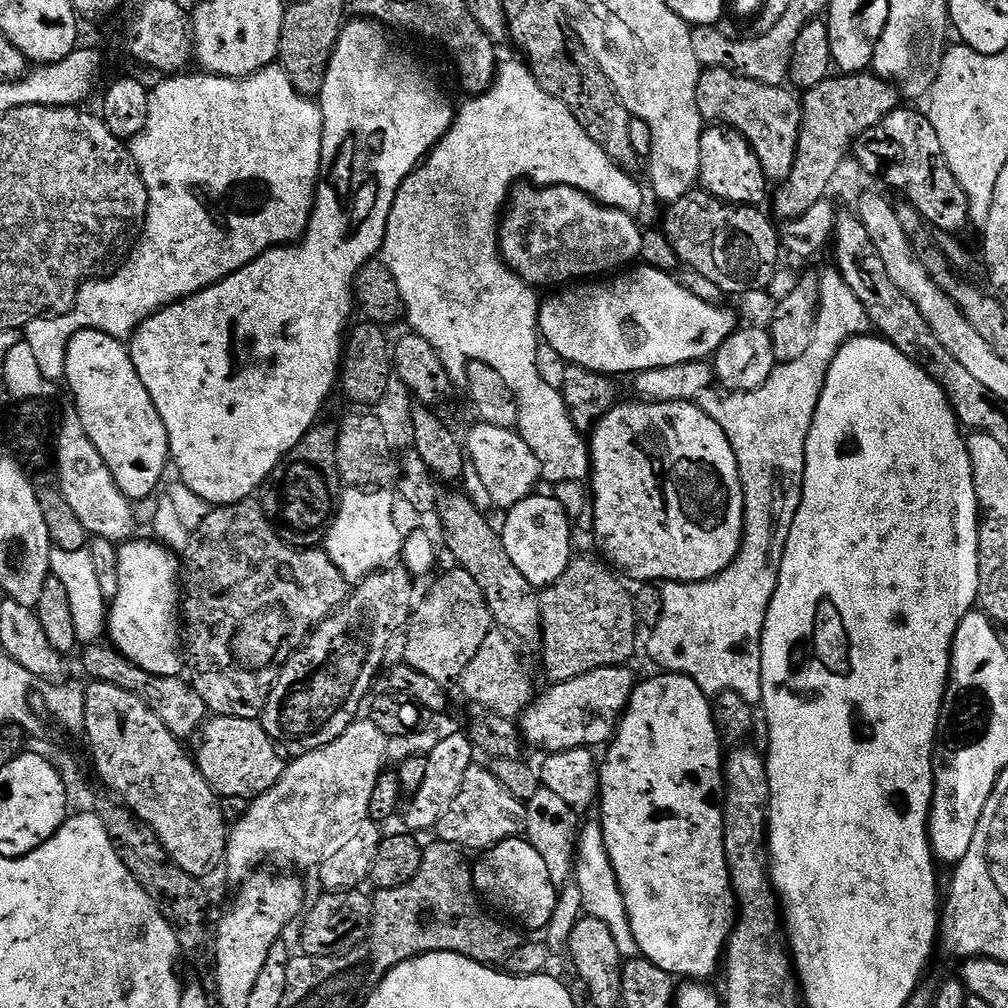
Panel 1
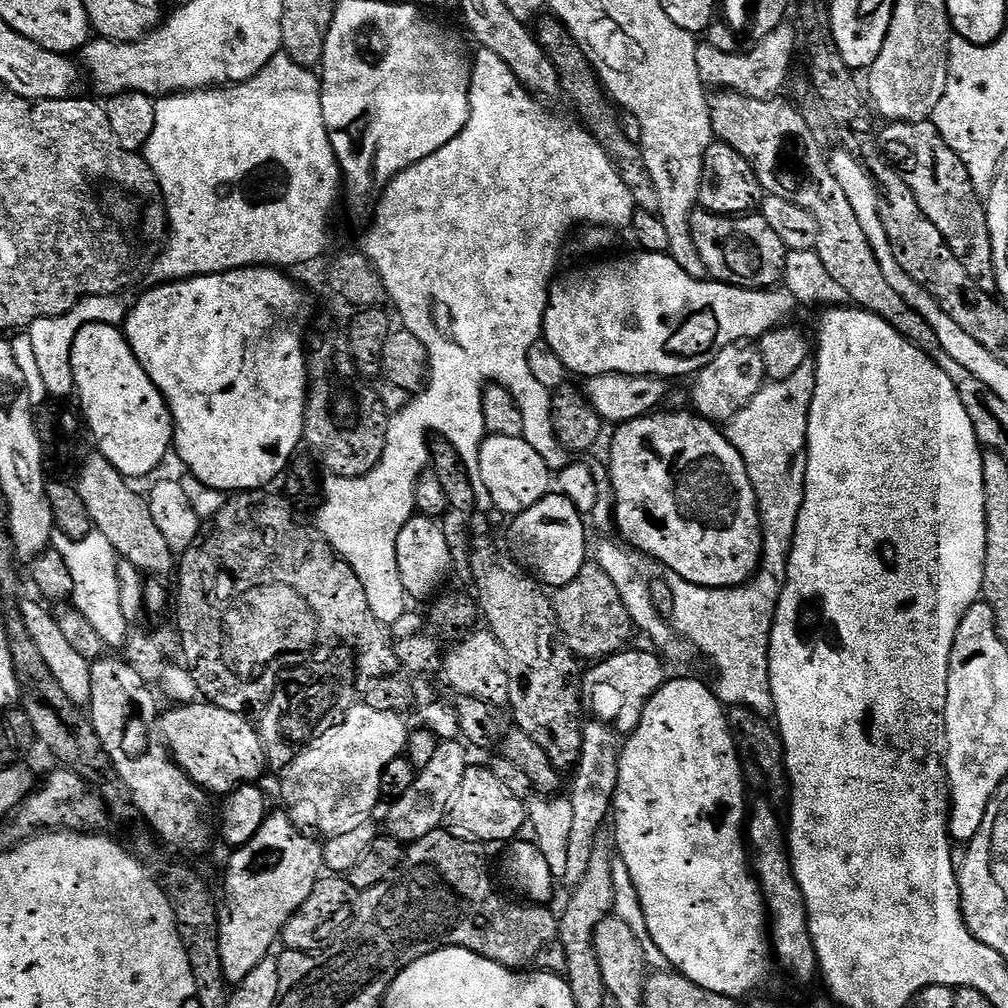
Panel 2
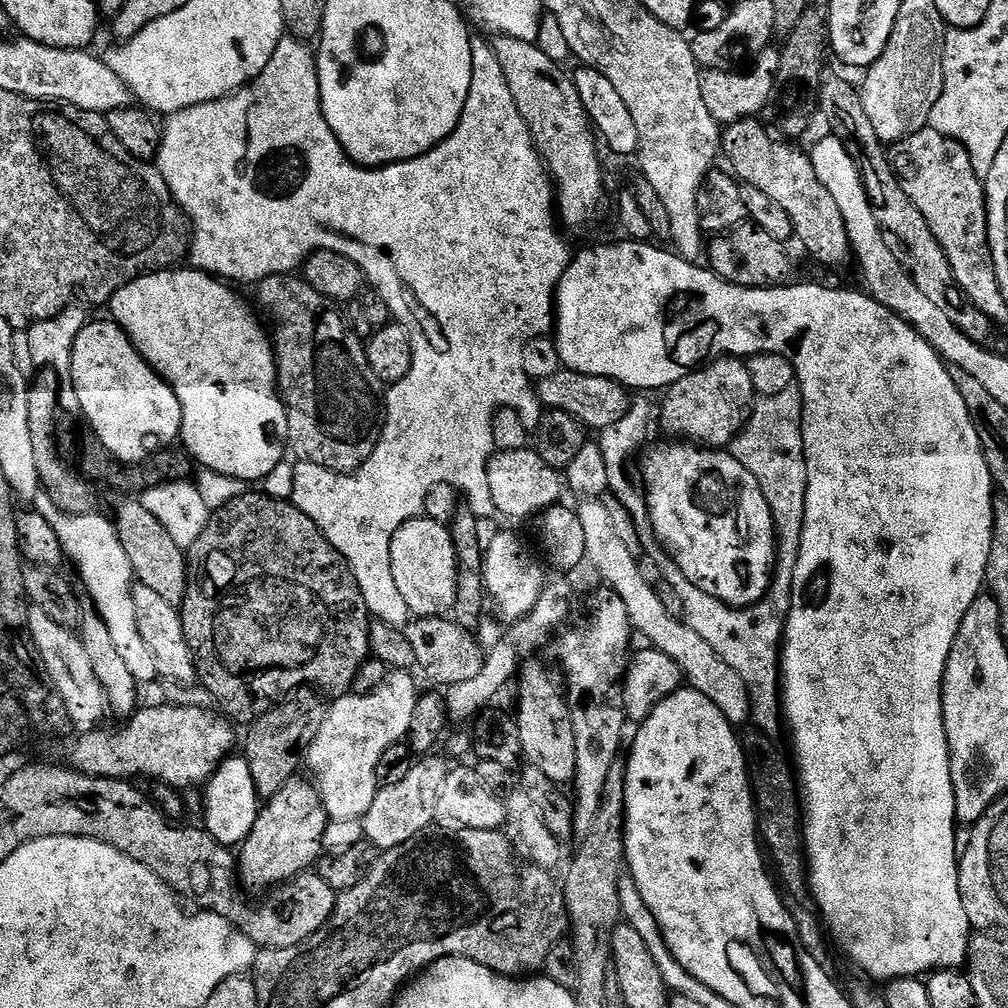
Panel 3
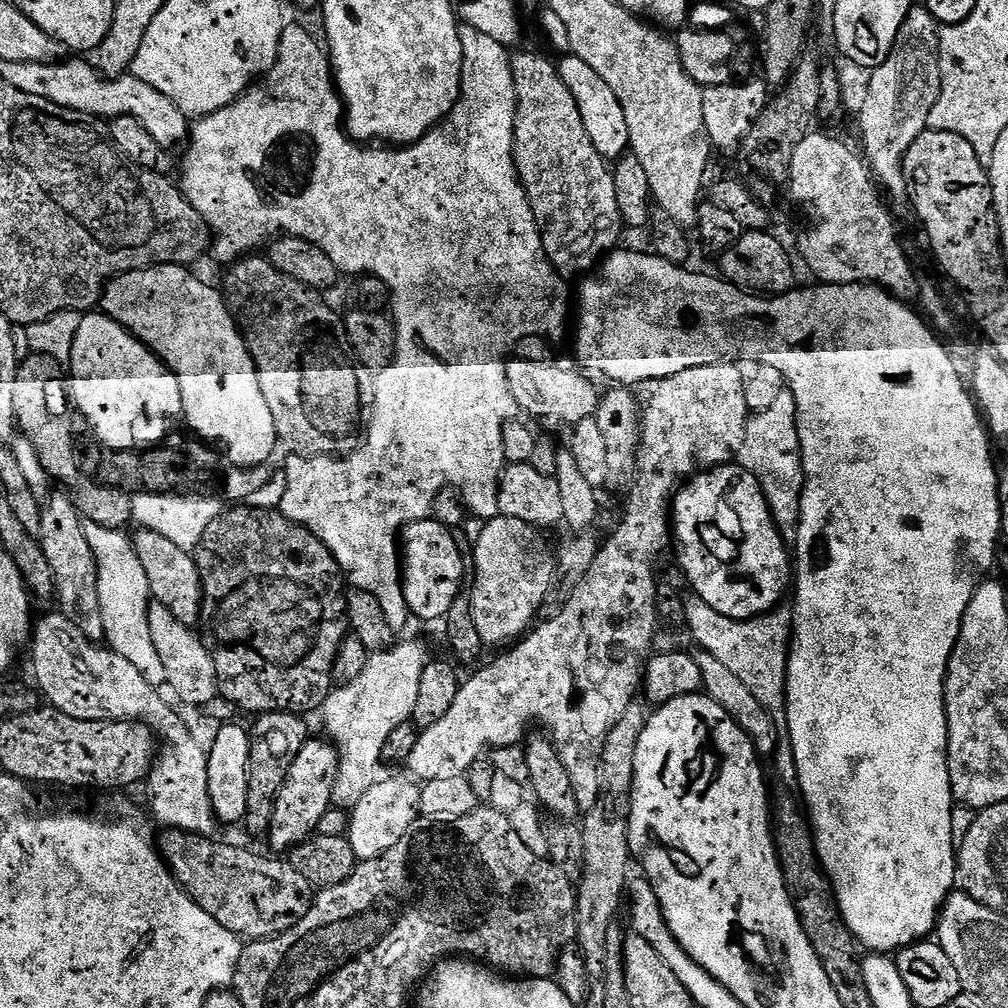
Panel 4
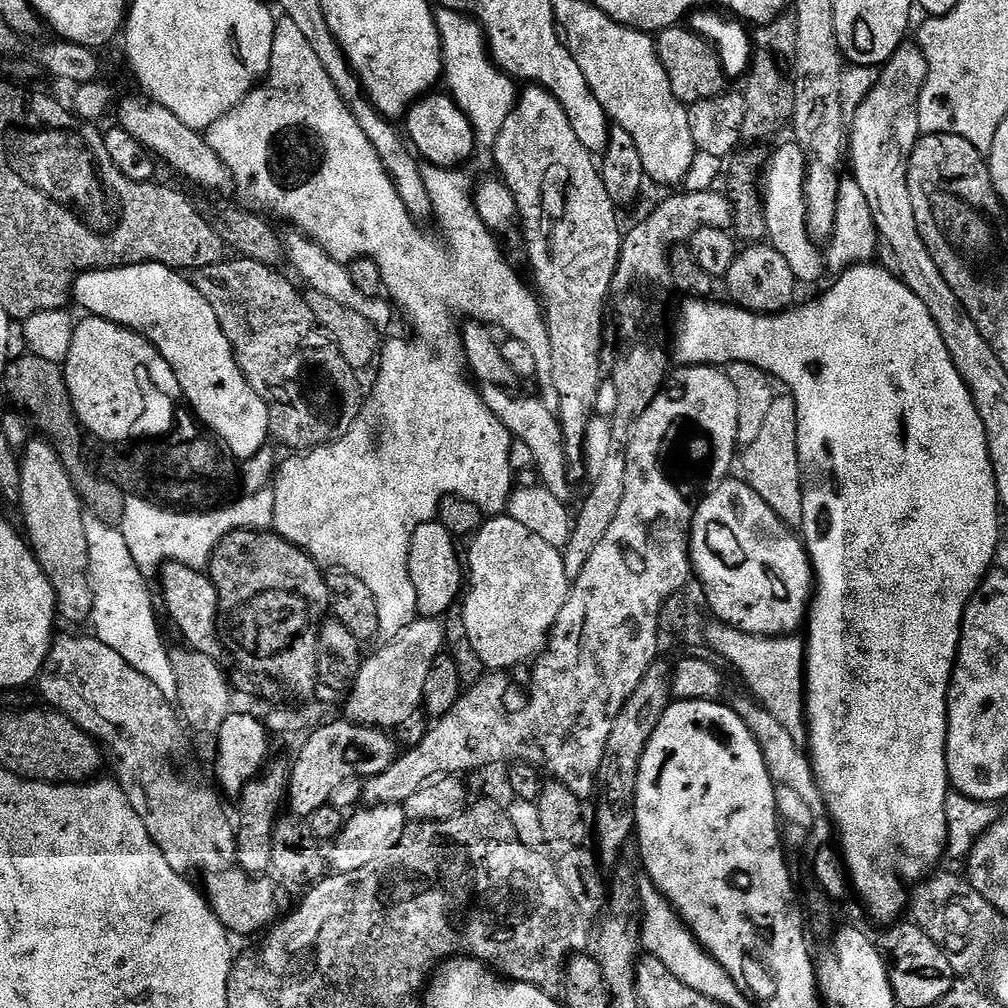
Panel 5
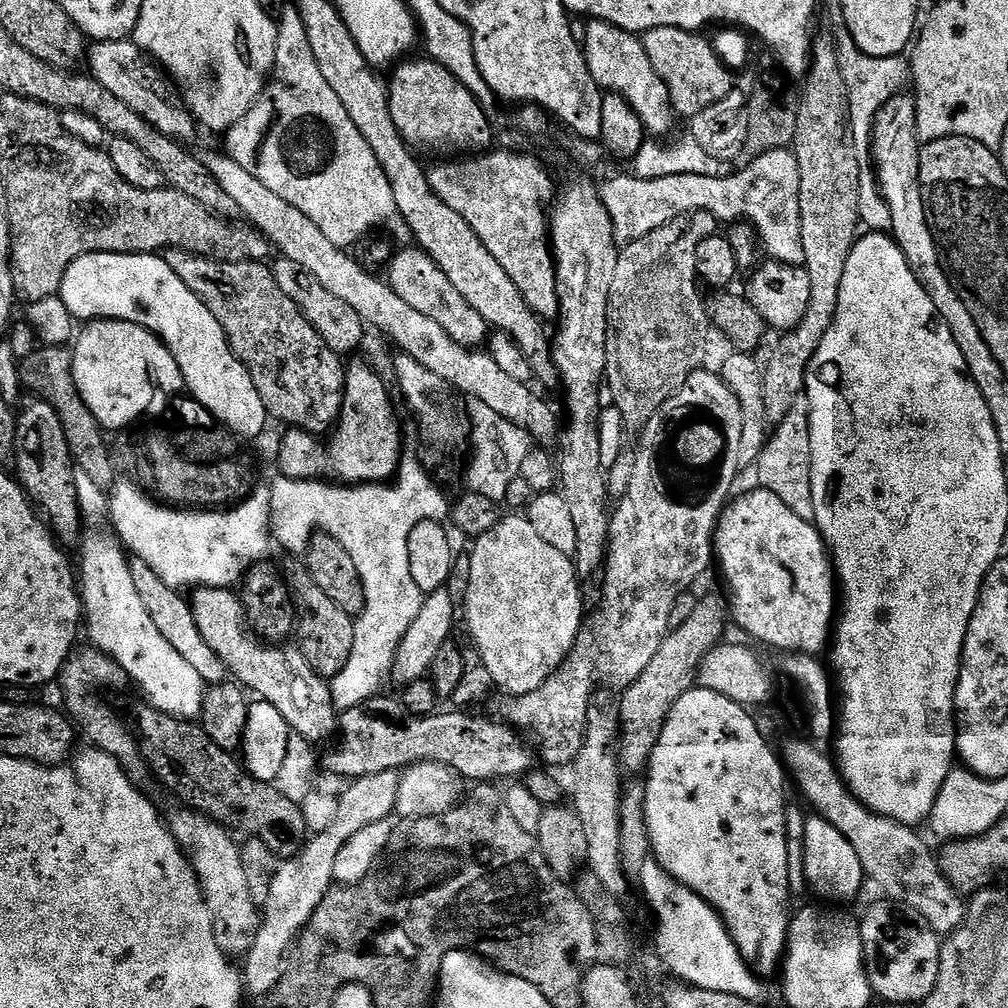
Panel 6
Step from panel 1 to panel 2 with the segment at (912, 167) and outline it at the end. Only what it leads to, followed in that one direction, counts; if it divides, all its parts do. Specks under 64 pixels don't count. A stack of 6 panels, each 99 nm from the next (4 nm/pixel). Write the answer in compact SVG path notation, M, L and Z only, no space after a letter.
M931 120L905 124L888 122L883 126L885 128L880 136L878 132L878 147L885 161L903 176L914 198L918 198L922 214L926 214L926 218L938 226L942 238L946 238L950 250L954 250L954 258L962 262L968 277L977 282L991 281L994 273L988 212L966 174L962 158L950 150Z

